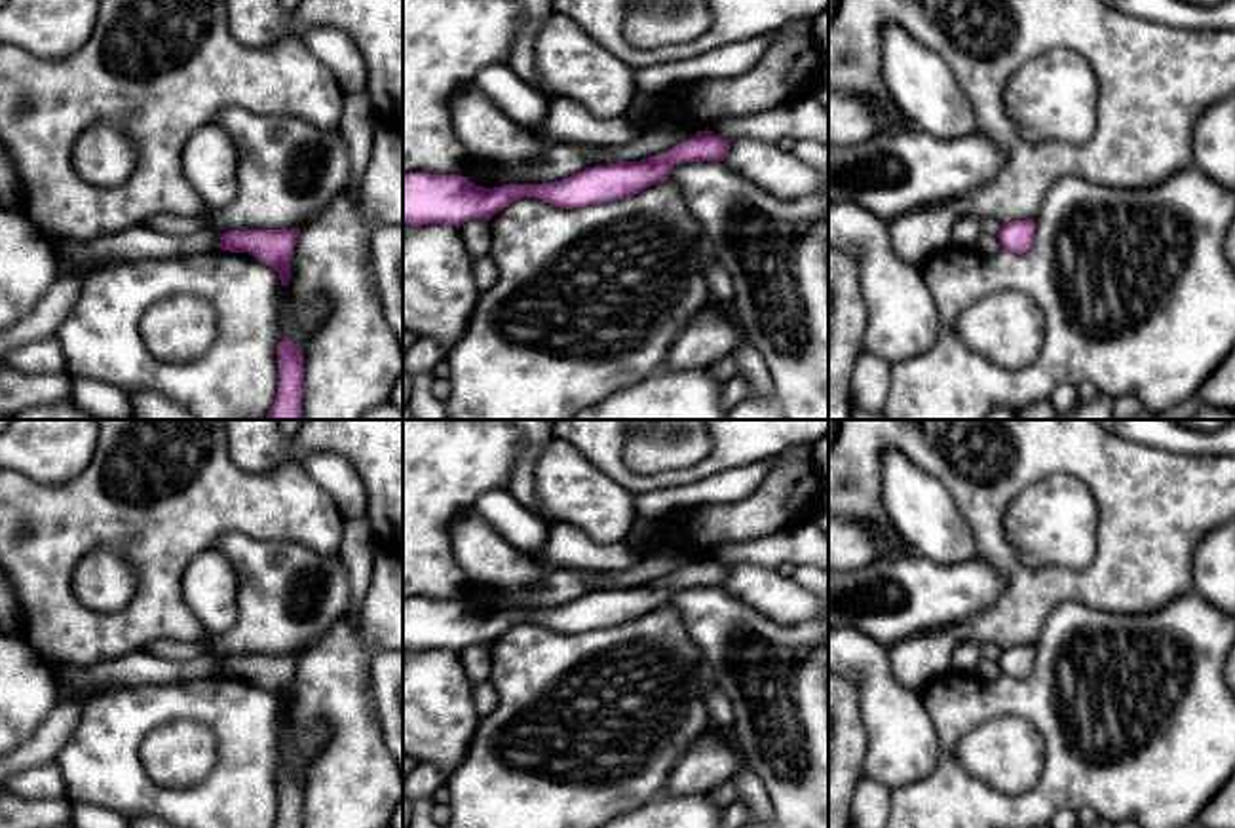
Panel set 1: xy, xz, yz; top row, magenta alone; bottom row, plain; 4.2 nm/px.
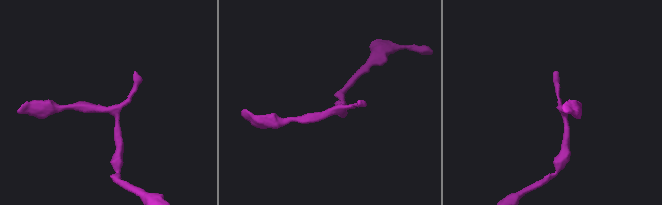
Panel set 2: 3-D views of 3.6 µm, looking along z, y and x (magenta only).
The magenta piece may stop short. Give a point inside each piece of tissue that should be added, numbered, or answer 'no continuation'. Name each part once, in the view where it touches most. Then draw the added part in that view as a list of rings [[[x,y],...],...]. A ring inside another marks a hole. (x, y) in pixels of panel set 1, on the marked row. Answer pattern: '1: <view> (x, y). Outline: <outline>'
no continuation

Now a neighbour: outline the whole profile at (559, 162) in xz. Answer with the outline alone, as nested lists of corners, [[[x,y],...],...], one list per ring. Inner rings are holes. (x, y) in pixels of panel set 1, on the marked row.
[[[547,144],[542,160],[521,163],[517,167],[471,165],[467,180],[484,186],[504,184],[543,184],[568,179],[587,167],[602,165],[595,154],[576,144]]]

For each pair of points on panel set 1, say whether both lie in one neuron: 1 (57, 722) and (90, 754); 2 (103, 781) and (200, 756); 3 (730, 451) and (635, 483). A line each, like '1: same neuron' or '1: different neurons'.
1: different neurons
2: different neurons
3: same neuron

